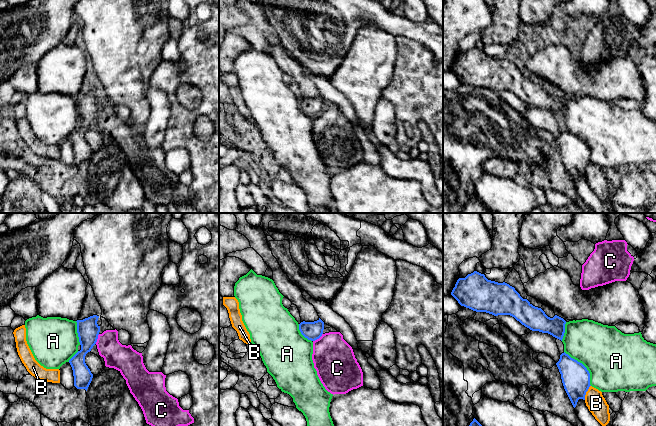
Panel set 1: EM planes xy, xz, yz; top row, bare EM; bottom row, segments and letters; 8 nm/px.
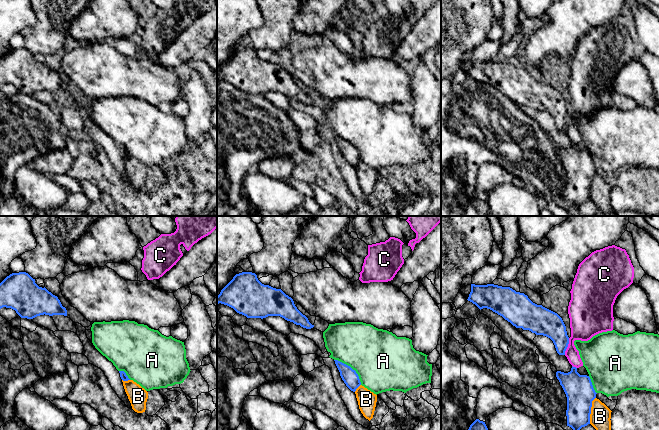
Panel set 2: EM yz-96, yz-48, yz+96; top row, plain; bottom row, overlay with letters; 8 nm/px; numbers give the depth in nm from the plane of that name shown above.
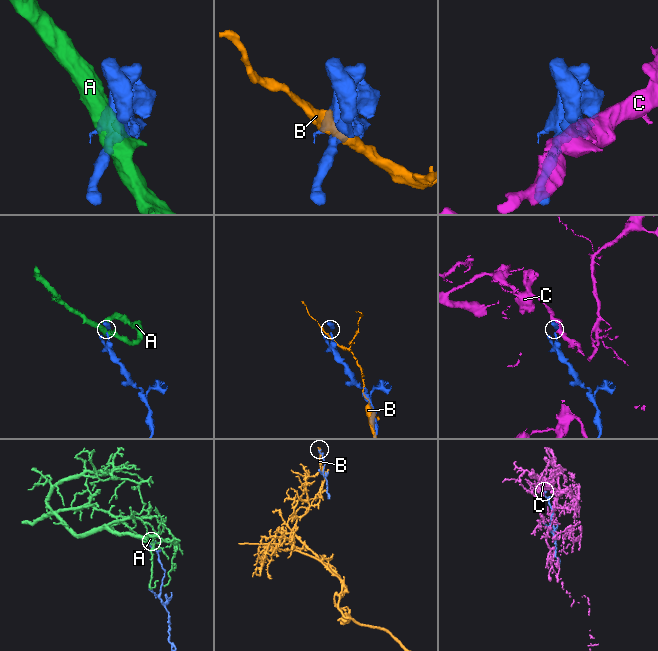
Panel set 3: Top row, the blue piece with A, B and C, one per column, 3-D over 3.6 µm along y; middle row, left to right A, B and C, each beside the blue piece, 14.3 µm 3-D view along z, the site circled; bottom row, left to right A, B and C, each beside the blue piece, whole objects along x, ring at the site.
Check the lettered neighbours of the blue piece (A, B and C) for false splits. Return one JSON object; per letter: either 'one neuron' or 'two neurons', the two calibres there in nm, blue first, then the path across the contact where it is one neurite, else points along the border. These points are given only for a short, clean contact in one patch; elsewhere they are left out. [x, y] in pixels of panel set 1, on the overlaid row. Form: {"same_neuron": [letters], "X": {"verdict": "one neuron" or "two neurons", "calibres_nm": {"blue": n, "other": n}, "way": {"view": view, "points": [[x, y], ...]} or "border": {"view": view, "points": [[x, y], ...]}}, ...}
{"same_neuron": [], "A": {"verdict": "two neurons", "calibres_nm": {"blue": 220, "other": 460}, "border": {"view": "yz", "points": [[564, 351], [586, 368], [591, 385]]}}, "B": {"verdict": "two neurons", "calibres_nm": {"blue": 220, "other": 160}}, "C": {"verdict": "two neurons", "calibres_nm": {"blue": 150, "other": 340}, "border": {"view": "xz", "points": [[322, 333], [313, 341]]}}}

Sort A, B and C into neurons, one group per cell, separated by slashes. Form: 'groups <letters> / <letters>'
groups A / B / C

